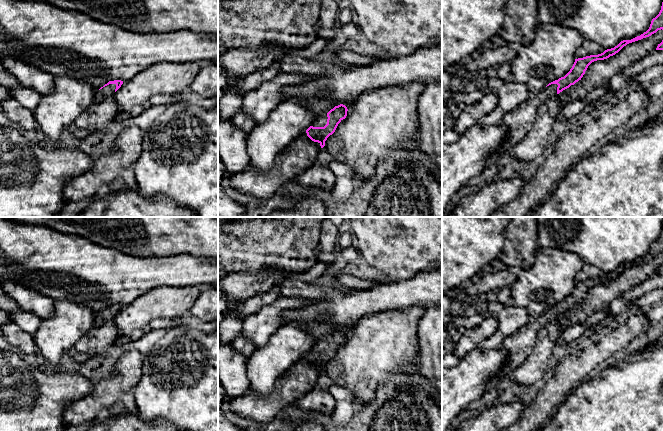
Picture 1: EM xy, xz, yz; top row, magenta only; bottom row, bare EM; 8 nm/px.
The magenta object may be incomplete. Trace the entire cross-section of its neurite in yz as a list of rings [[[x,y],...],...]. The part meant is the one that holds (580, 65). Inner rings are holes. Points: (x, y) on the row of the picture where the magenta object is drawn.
[[[663,2],[659,14],[652,19],[650,27],[646,32],[631,40],[623,40],[614,48],[607,49],[601,54],[575,59],[572,68],[564,77],[549,83],[539,93],[531,94],[526,102],[507,113],[501,122],[502,125],[508,128],[507,138],[501,148],[501,154],[505,160],[510,150],[532,129],[540,106],[581,80],[592,62],[607,59],[618,53],[627,44],[649,37],[661,29],[663,30]]]

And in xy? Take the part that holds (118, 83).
[[[121,80],[109,81],[107,84],[99,89],[99,98],[104,99],[113,97],[114,93],[121,87],[122,84],[123,81]]]

